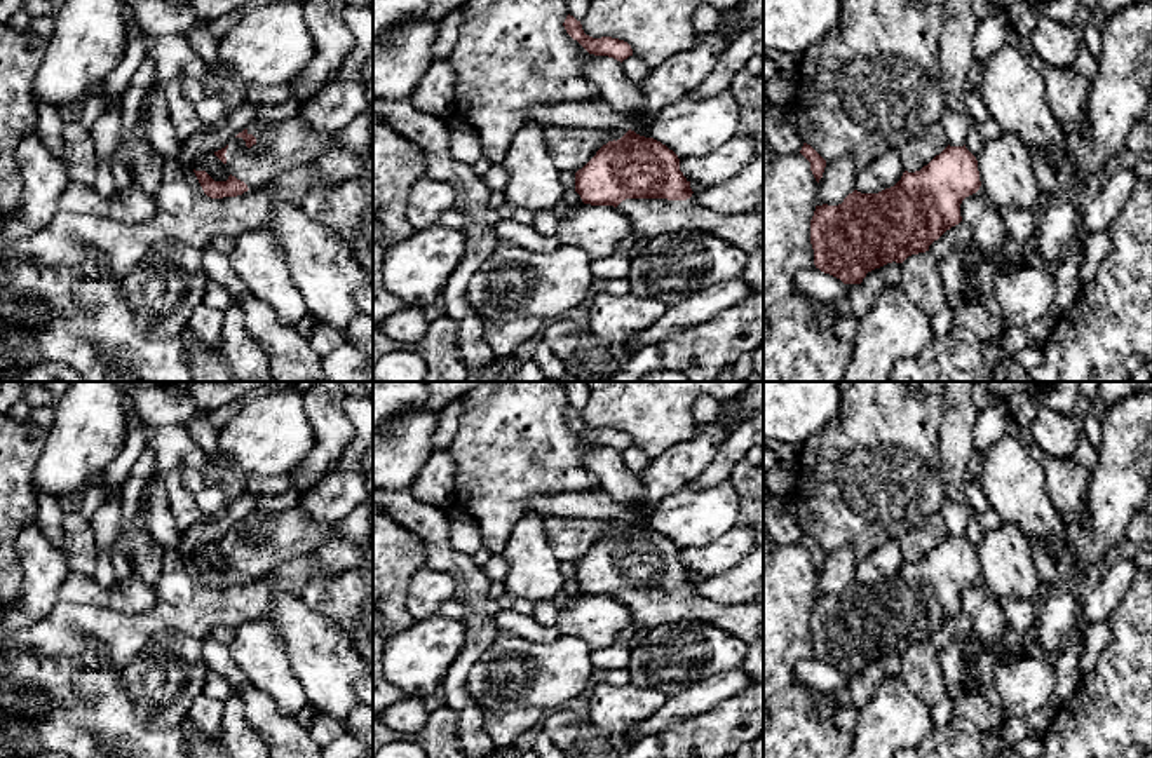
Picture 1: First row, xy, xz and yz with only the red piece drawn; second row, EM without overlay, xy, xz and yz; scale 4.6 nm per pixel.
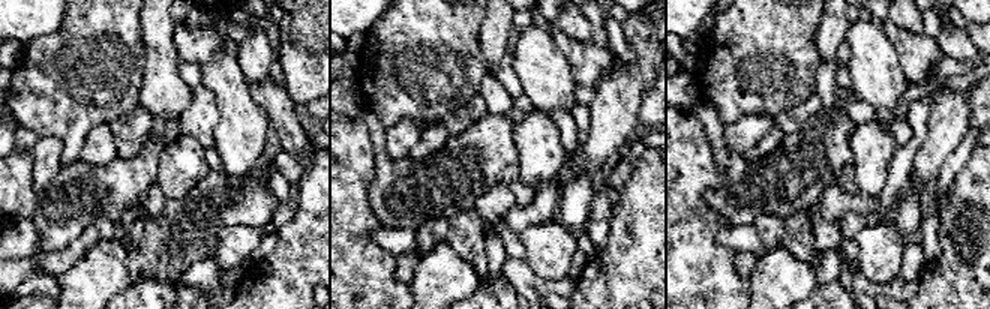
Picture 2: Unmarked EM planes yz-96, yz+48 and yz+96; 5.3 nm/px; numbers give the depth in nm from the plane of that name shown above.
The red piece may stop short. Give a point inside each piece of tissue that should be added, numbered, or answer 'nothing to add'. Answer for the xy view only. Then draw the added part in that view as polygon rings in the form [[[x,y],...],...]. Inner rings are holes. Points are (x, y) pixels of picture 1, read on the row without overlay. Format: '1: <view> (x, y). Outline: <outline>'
1: xy (290, 535). Outline: [[[298,507],[279,514],[251,514],[247,525],[253,525],[256,533],[247,538],[242,528],[234,528],[228,533],[225,547],[230,565],[244,572],[249,580],[265,579],[282,565],[314,554],[335,533],[333,525],[317,523]]]

